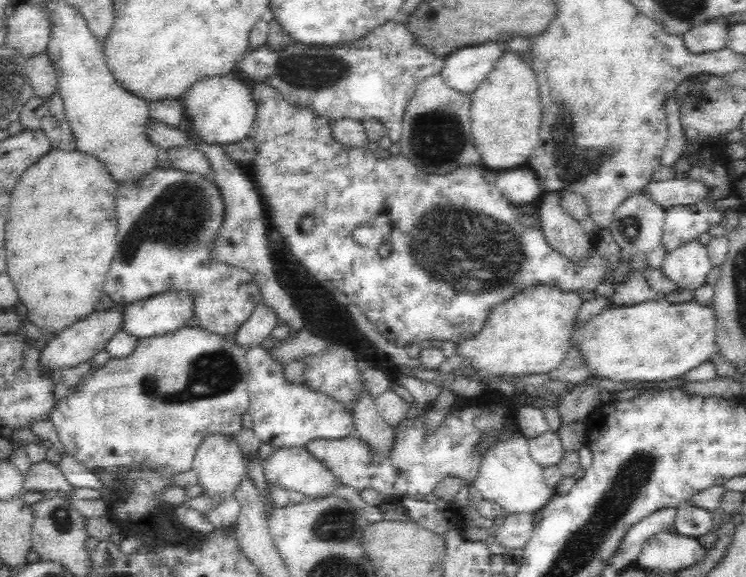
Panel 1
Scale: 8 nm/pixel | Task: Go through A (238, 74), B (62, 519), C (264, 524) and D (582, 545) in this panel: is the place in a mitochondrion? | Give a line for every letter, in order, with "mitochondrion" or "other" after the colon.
A: other
B: mitochondrion
C: other
D: mitochondrion

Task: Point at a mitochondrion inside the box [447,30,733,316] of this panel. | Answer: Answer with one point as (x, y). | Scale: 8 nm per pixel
(574, 161)

